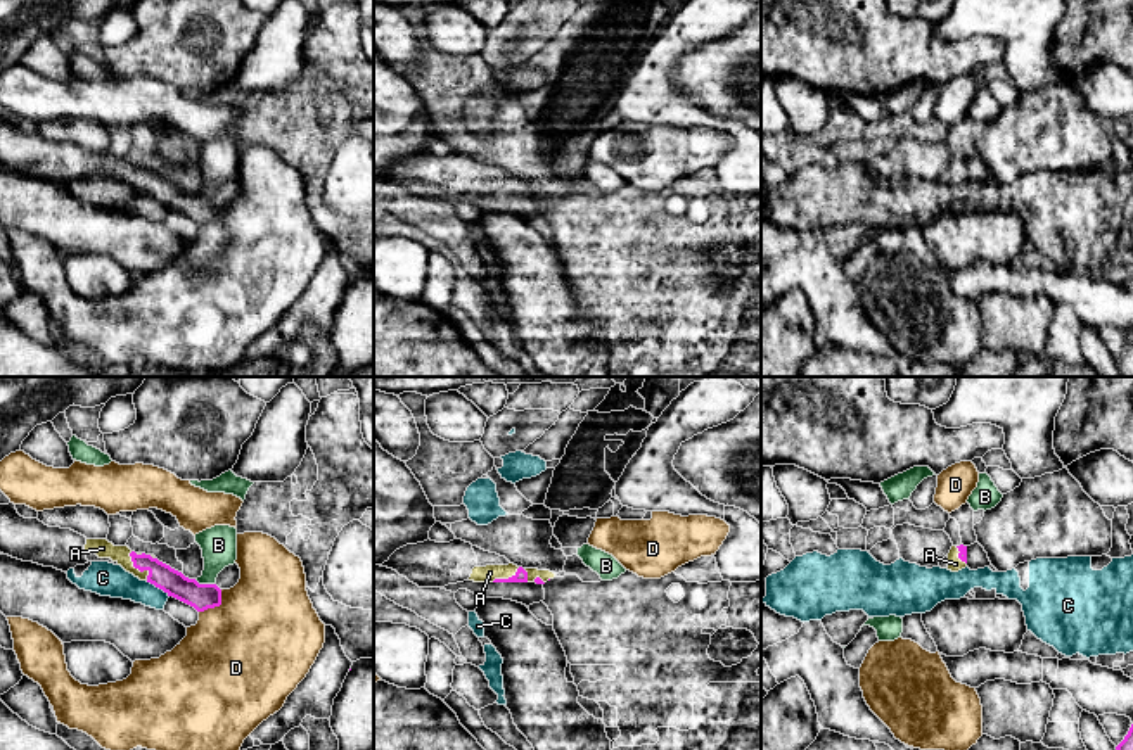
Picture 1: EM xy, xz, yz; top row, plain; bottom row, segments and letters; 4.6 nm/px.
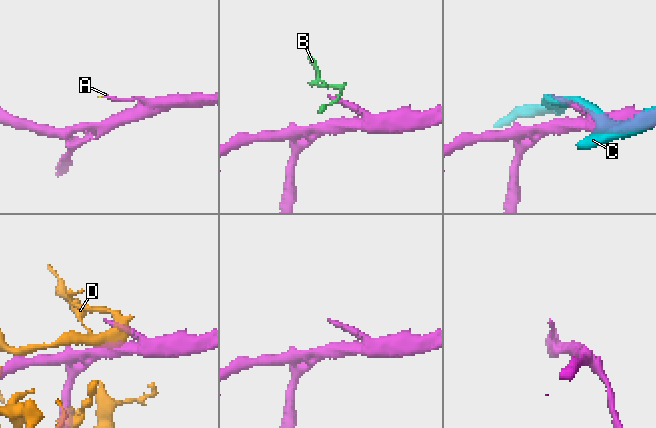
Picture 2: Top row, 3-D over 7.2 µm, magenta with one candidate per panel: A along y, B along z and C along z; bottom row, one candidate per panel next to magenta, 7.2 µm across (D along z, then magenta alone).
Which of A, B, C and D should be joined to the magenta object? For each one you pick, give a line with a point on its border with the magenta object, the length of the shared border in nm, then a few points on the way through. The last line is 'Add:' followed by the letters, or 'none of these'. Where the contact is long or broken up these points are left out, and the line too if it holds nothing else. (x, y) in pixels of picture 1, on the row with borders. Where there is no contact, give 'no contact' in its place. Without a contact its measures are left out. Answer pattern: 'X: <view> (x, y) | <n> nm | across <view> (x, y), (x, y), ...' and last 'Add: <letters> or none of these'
A: xy (137, 567) | 160 nm | across xy (165, 578), (147, 567), (137, 567), (123, 555), (102, 548)
Add: A

